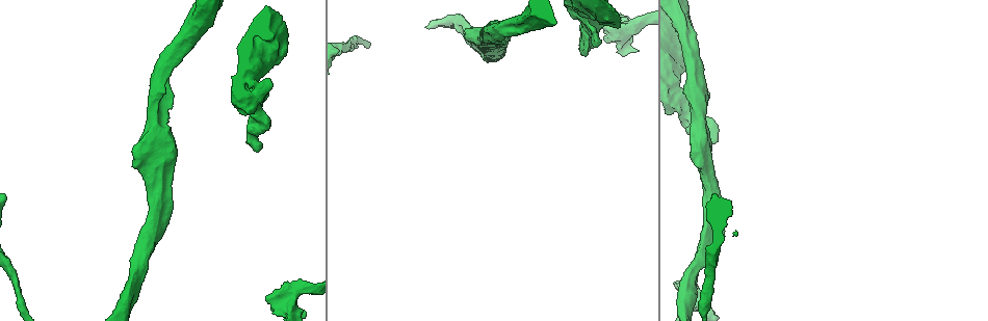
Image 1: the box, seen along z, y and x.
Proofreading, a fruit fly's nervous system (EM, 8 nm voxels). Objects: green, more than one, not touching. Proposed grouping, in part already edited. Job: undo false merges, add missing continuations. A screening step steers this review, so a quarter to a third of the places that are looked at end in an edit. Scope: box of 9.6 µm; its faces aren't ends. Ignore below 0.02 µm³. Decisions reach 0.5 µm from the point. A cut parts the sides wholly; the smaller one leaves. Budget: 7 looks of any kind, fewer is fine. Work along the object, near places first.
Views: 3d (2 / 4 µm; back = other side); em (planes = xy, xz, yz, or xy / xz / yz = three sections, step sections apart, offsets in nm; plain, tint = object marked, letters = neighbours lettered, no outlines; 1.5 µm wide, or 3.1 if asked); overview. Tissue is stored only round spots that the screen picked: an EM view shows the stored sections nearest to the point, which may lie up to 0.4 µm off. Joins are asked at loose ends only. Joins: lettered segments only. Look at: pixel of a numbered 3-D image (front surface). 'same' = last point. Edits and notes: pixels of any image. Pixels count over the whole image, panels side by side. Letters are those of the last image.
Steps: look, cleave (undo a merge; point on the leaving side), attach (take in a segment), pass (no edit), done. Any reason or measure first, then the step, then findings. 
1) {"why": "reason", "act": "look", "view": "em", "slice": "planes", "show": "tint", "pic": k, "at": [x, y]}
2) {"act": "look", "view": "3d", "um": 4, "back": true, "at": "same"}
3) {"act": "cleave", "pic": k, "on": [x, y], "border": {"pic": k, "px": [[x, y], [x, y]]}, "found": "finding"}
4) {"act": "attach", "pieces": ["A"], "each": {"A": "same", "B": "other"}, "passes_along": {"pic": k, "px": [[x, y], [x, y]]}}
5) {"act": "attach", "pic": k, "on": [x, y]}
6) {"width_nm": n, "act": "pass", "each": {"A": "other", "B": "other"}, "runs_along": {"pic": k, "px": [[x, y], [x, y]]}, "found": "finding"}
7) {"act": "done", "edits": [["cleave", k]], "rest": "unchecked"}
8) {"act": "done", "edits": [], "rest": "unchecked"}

{"why": "an open end", "act": "look", "view": "em", "slice": "planes", "show": "tint", "pic": 1, "at": [267, 297]}

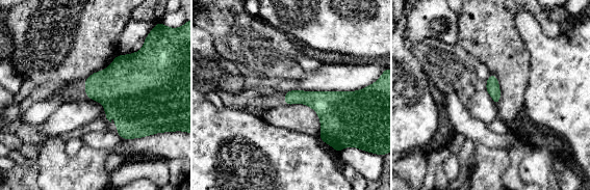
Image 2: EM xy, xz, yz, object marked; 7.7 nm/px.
{"act": "look", "view": "em", "slice": "planes", "show": "letters", "at": "same"}

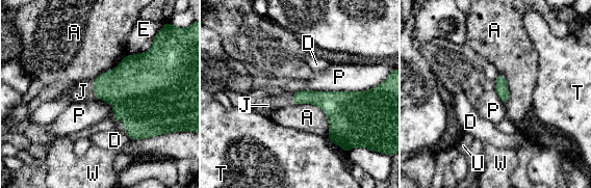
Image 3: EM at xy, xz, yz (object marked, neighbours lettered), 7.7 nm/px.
{"longest_contact_nm": ["P", 550], "act": "attach", "pic": 3, "on": [81, 91], "each": {"A": "other", "D": "other", "E": "other", "J": "same", "P": "other", "T": "other", "U": "other", "W": "other"}, "found": "the neuron continues"}

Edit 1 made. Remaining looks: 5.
{"why": "free end", "act": "look", "view": "3d", "um": 2, "pic": 1, "at": [284, 52]}

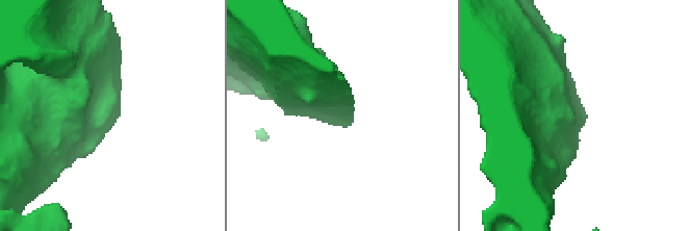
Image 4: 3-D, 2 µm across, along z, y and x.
{"act": "look", "view": "em", "slice": "xy", "step": 8, "show": "plain", "pic": 4, "at": [587, 116]}

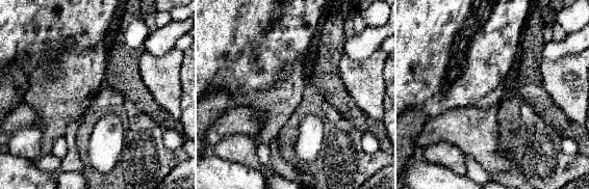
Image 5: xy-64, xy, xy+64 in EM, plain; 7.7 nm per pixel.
{"act": "look", "view": "em", "slice": "xy", "step": 8, "show": "letters", "at": "same"}

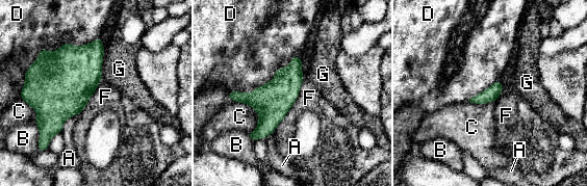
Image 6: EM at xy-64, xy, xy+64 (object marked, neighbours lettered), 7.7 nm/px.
{"longest_contact_nm": ["D", 650], "act": "pass", "each": {"A": "other", "B": "other", "C": "other", "D": "other", "F": "other", "G": "other"}, "found": "no lettered segment goes on from it"}

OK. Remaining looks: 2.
{"act": "look", "view": "overview"}

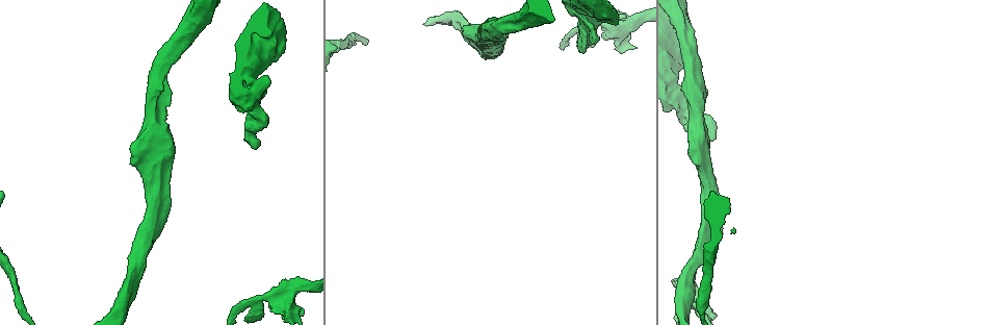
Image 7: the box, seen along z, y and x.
{"act": "look", "view": "em", "slice": "planes", "show": "letters", "pic": 7, "at": [703, 106]}

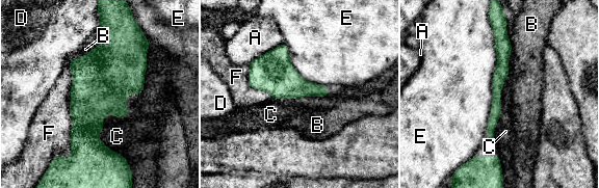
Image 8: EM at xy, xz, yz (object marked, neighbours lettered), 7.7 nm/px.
{"act": "pass", "each": {"A": "other", "B": "other", "C": "other", "D": "other", "E": "other", "F": "other"}, "runs_along": {"pic": 8, "px": [[504, 39], [490, 139]]}, "found": "no lettered segment goes on from it"}

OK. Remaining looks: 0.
{"act": "done", "edits": [["attach", 3]], "rest": "unchecked"}

